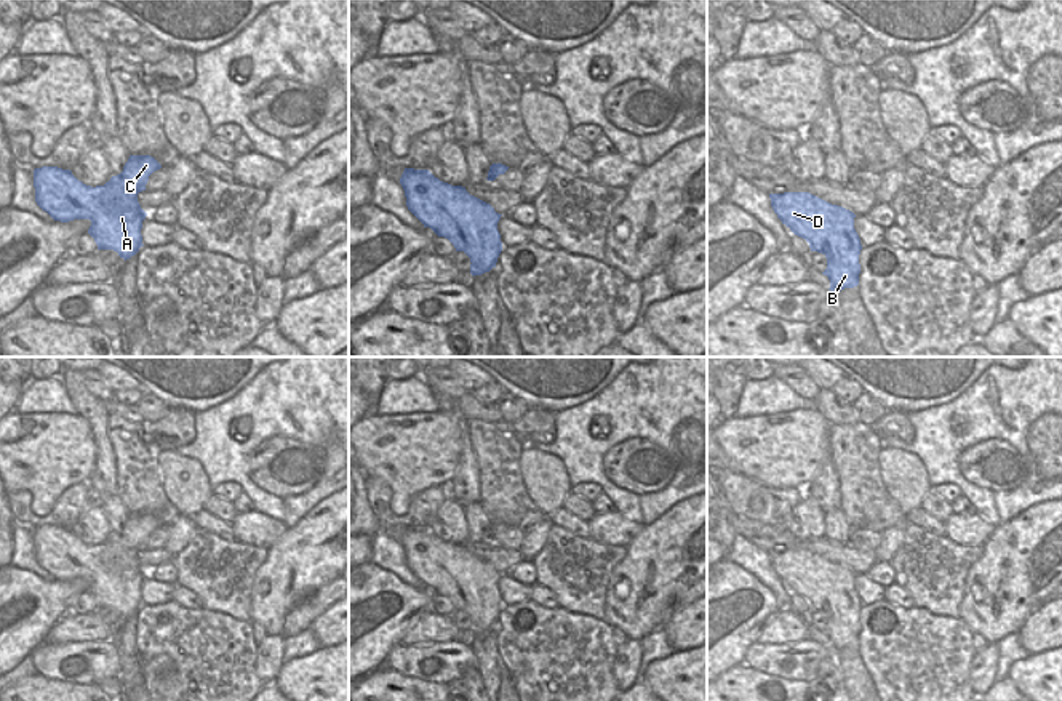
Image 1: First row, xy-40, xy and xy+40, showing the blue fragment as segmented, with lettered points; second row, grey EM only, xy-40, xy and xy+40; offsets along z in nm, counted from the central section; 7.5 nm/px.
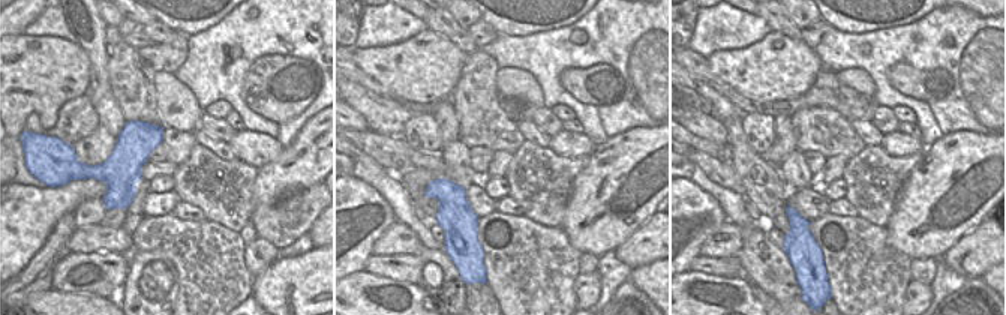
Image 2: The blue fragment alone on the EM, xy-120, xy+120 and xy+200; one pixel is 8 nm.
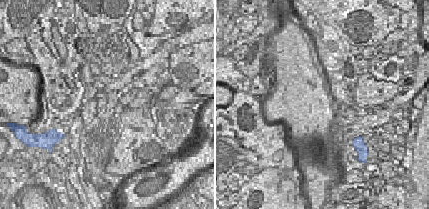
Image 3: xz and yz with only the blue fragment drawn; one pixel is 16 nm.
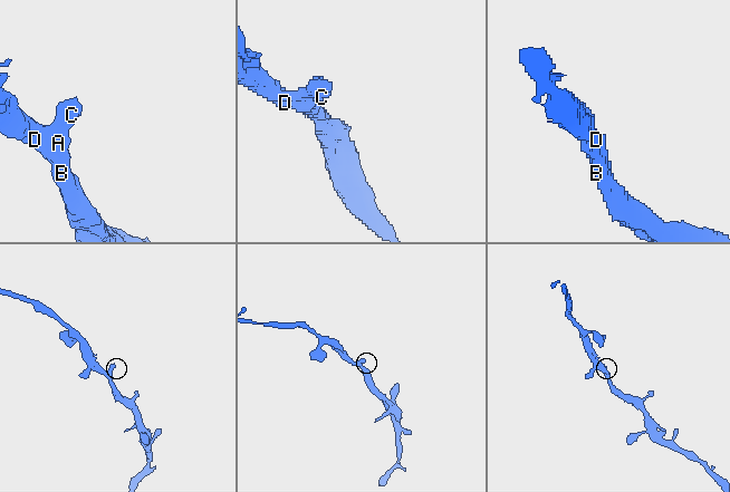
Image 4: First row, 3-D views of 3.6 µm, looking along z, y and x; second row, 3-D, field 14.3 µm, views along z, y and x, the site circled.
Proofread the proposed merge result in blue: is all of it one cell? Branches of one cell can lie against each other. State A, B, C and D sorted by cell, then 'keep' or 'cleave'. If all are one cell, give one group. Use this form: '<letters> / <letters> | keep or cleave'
A B C D | keep

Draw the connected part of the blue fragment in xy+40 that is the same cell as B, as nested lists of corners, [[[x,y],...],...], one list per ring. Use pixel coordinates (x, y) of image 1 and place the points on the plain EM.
[[[809,551],[769,552],[769,557],[782,583],[804,597],[811,610],[827,616],[827,627],[822,632],[830,639],[830,650],[859,643],[862,603],[854,587],[852,570]]]

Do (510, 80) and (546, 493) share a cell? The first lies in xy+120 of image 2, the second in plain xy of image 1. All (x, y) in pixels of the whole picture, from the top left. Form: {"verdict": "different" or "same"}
{"verdict": "same"}

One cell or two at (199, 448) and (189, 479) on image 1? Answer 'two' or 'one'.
two

